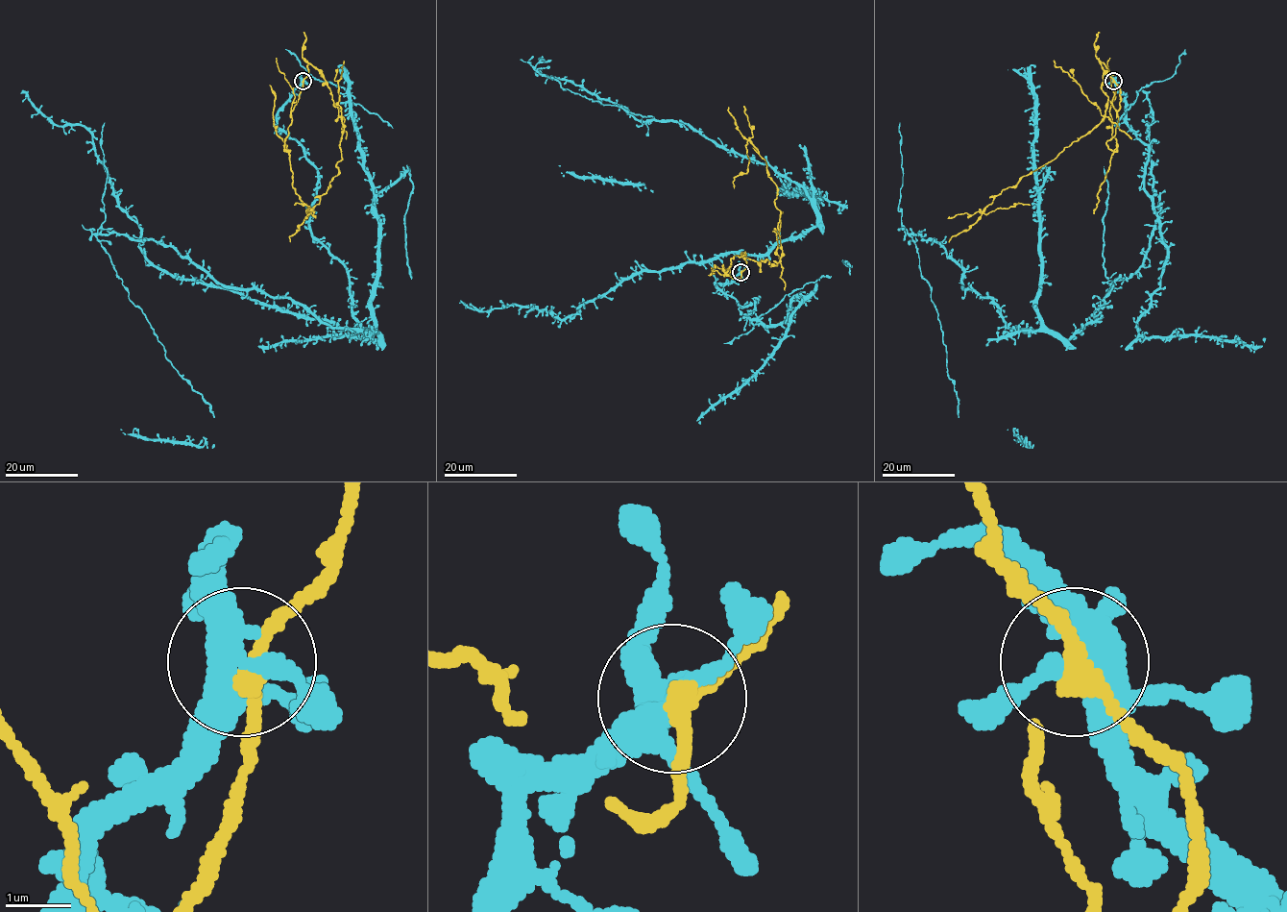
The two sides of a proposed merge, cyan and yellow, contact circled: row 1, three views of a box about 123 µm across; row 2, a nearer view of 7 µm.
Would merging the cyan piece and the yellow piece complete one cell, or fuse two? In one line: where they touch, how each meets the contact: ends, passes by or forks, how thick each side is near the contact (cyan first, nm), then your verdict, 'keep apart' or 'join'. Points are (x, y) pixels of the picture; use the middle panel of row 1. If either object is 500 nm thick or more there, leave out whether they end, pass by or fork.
place (740, 272); cyan forks; yellow passes by; calibres 400 and 280 nm; keep apart

